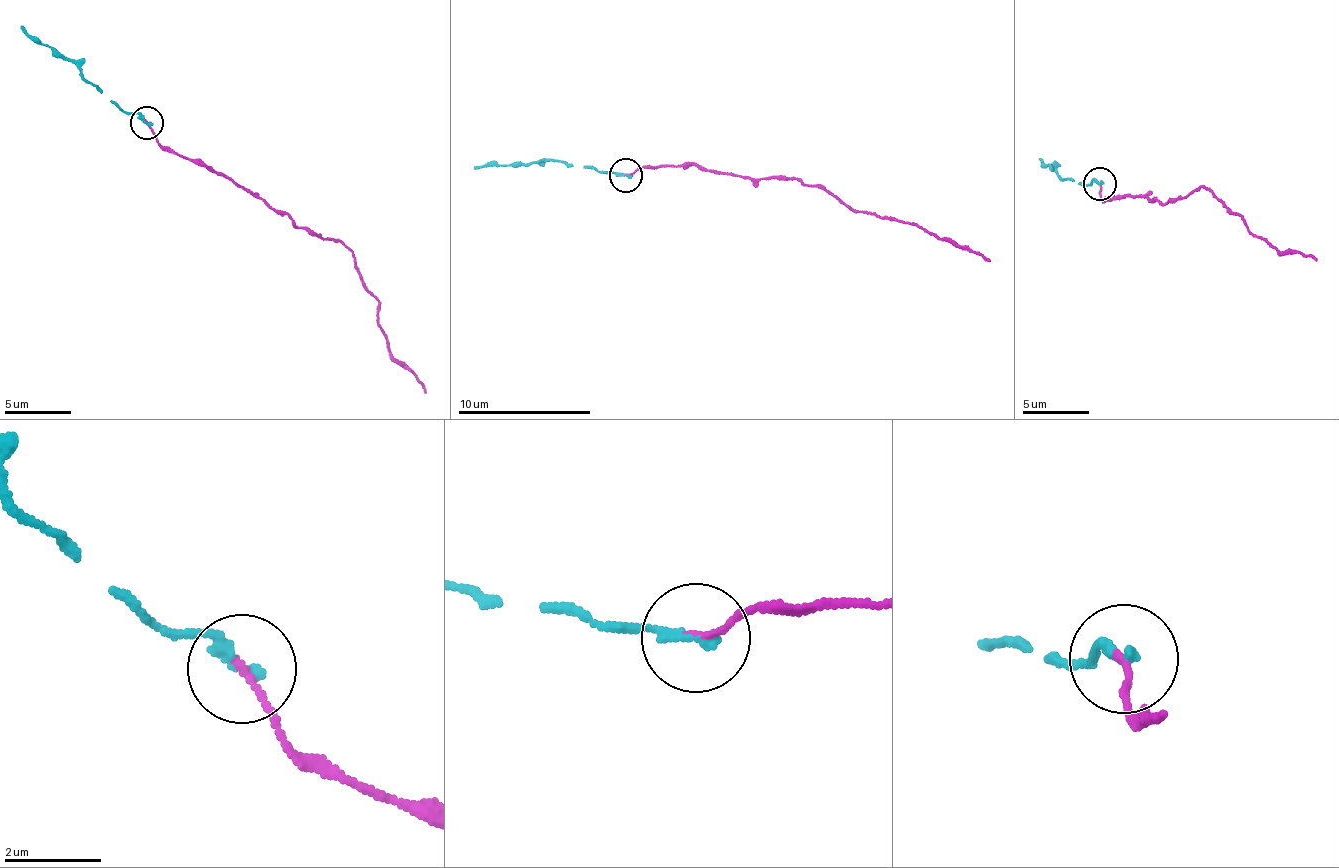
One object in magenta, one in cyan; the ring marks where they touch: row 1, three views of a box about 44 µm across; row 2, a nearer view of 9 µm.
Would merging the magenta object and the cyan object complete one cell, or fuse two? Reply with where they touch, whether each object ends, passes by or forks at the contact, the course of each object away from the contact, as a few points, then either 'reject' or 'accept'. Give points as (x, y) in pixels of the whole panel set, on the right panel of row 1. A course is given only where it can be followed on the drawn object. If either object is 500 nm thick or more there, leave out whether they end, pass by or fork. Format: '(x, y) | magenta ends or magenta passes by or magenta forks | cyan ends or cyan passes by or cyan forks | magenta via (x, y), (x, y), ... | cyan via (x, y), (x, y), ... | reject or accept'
(1099, 183) | magenta ends | cyan ends | magenta via (1098, 183), (1107, 199), (1115, 194), (1168, 202), (1205, 186), (1244, 217), (1250, 233), (1317, 260) | cyan via (1098, 183), (1089, 186), (1064, 180), (1039, 158) | accept

